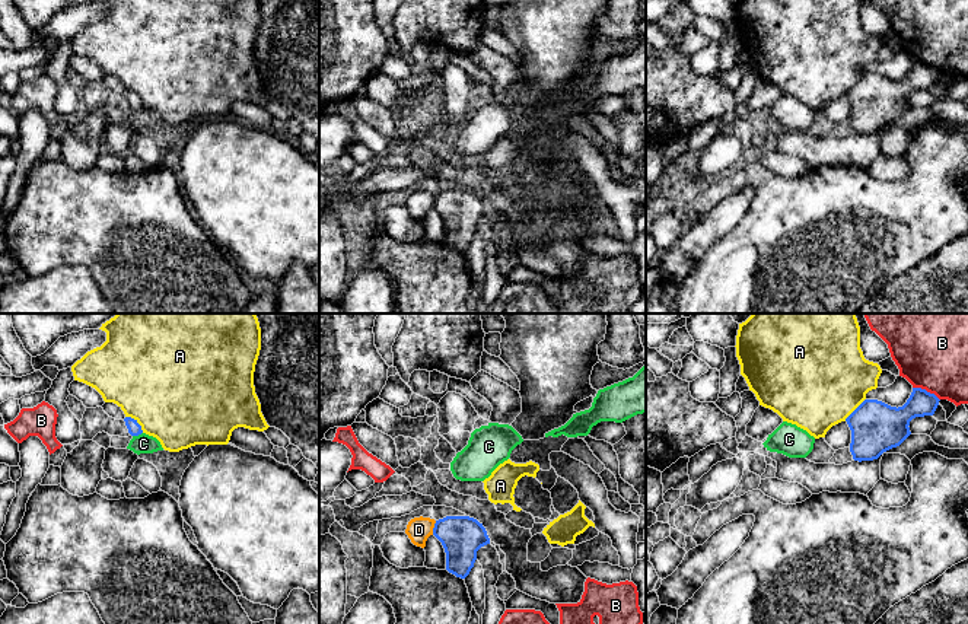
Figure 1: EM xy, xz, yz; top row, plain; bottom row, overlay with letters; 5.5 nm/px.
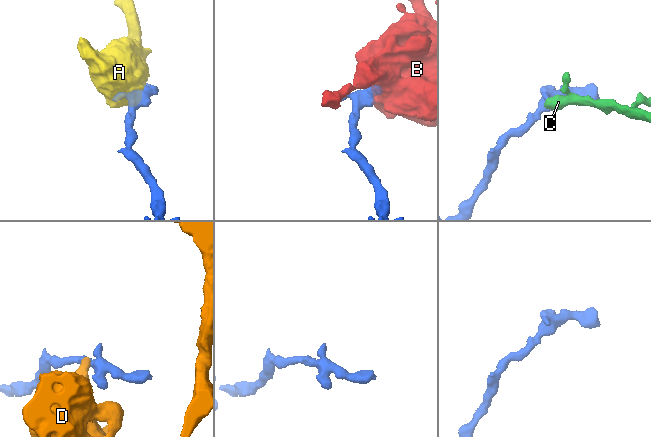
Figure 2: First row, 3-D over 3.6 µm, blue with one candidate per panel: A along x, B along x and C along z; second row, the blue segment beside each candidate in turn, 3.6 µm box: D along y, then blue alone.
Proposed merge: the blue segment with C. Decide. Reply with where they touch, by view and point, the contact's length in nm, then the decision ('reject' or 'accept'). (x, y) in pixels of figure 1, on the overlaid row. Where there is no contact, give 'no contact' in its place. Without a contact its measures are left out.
xy (137, 435) | 60 nm | reject

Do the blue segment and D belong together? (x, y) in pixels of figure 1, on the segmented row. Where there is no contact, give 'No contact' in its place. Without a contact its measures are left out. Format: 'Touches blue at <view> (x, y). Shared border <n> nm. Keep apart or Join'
Touches blue at xz (433, 528). Shared border 80 nm. Keep apart

